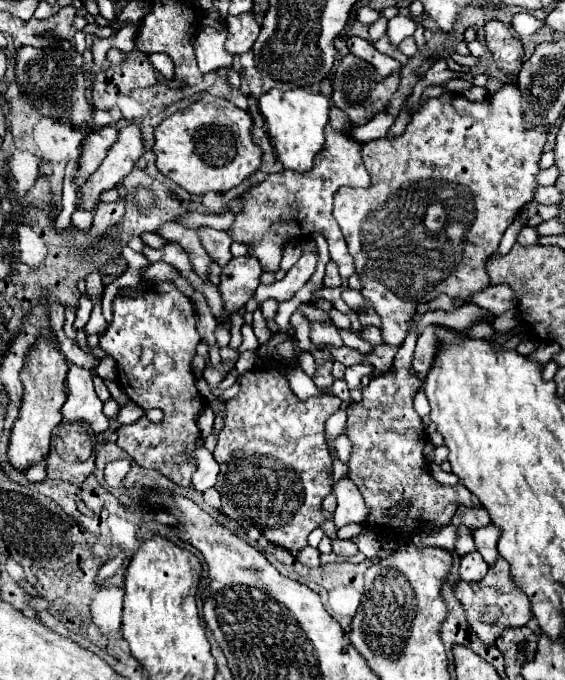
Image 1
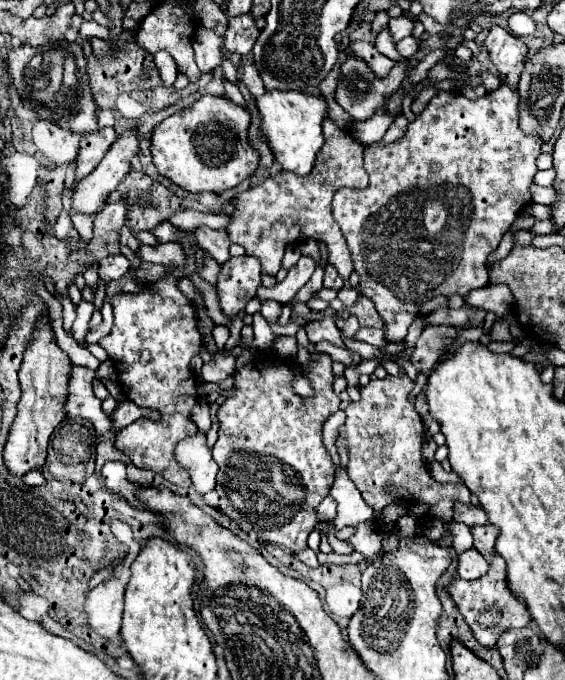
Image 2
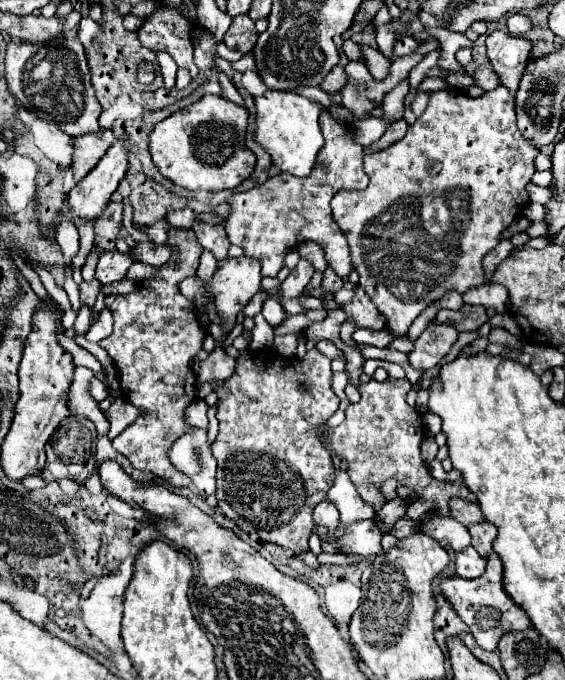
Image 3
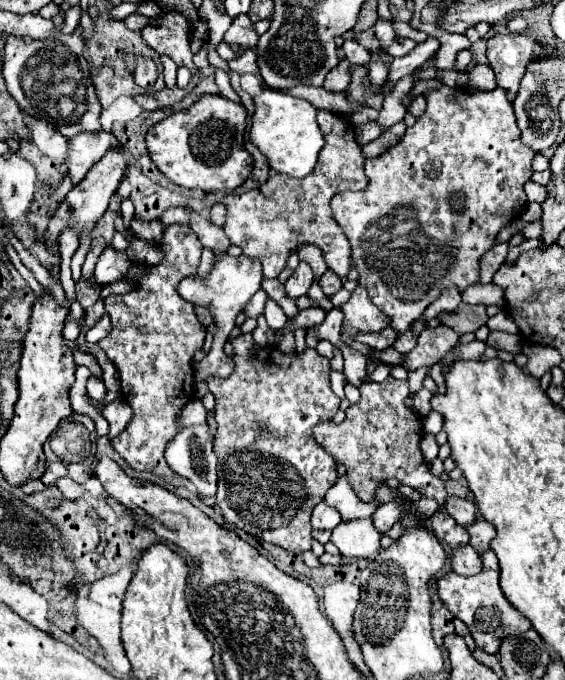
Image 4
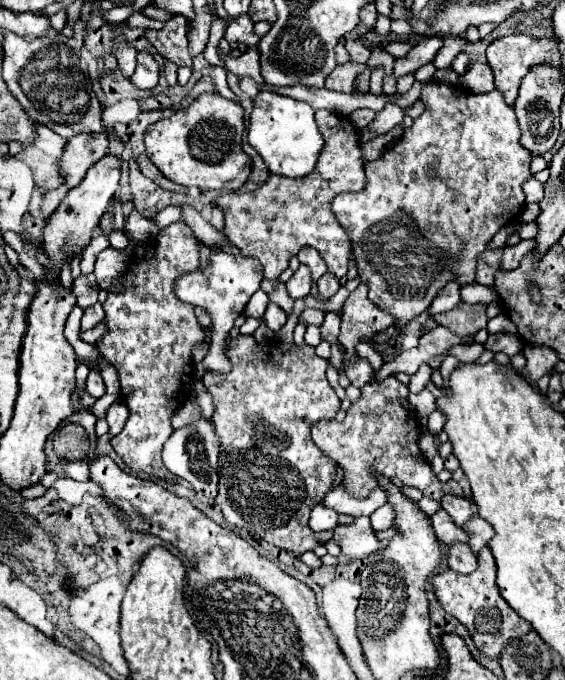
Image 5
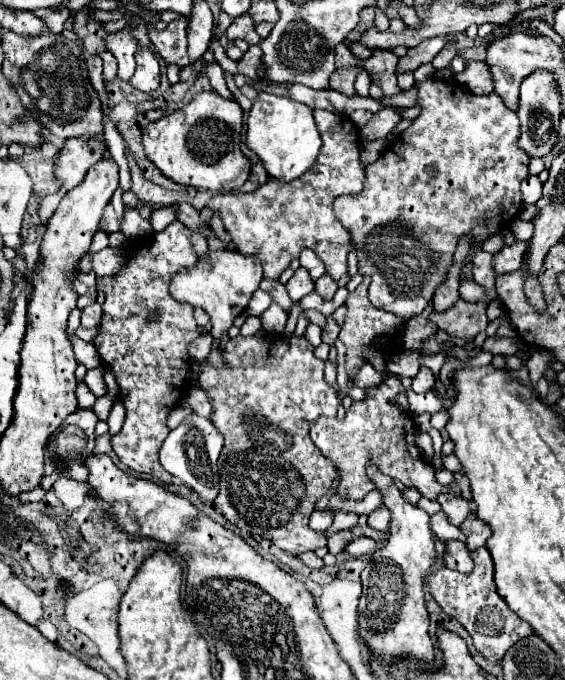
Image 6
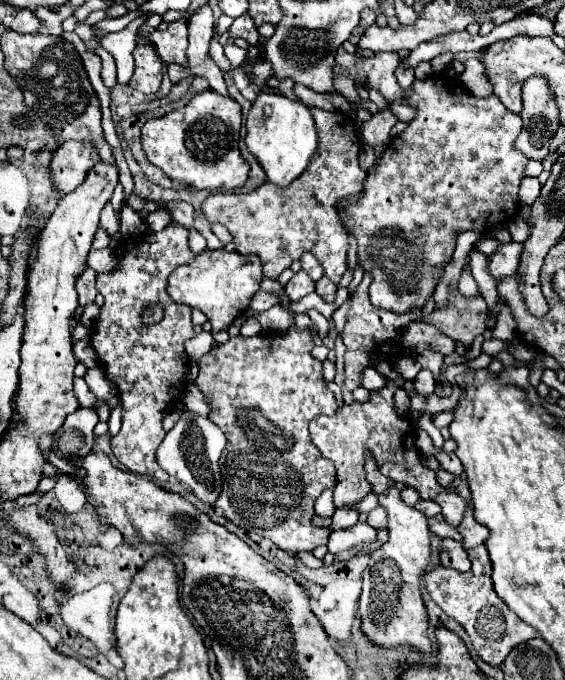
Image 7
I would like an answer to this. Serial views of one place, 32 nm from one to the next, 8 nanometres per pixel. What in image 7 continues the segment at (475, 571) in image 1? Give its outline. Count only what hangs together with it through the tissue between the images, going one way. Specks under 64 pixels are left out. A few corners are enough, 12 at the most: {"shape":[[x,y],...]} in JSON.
{"shape":[[440,542],[440,564],[458,572],[470,570],[462,542]]}

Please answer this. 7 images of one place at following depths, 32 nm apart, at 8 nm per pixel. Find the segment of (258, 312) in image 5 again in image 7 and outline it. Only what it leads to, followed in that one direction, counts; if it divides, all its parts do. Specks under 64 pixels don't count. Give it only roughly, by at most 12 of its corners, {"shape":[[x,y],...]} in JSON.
{"shape":[[260,290],[250,308],[264,312],[280,304],[280,294]]}

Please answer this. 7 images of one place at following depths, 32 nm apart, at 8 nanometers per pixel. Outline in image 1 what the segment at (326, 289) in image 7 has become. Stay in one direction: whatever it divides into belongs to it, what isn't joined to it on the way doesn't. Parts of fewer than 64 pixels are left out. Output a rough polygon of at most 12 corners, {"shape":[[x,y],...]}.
{"shape":[[326,264],[324,286],[342,286],[338,266]]}

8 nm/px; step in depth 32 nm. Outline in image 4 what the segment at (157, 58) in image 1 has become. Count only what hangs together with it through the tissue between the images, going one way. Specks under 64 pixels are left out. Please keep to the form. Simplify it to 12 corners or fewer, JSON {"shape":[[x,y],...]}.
{"shape":[[161,55],[164,80],[174,88],[178,66],[166,55]]}

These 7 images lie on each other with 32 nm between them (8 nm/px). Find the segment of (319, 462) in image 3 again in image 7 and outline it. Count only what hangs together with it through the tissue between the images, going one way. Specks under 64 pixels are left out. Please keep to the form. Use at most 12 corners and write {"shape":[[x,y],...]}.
{"shape":[[310,330],[198,360],[228,438],[216,508],[294,554],[336,484],[308,434],[338,410]]}

